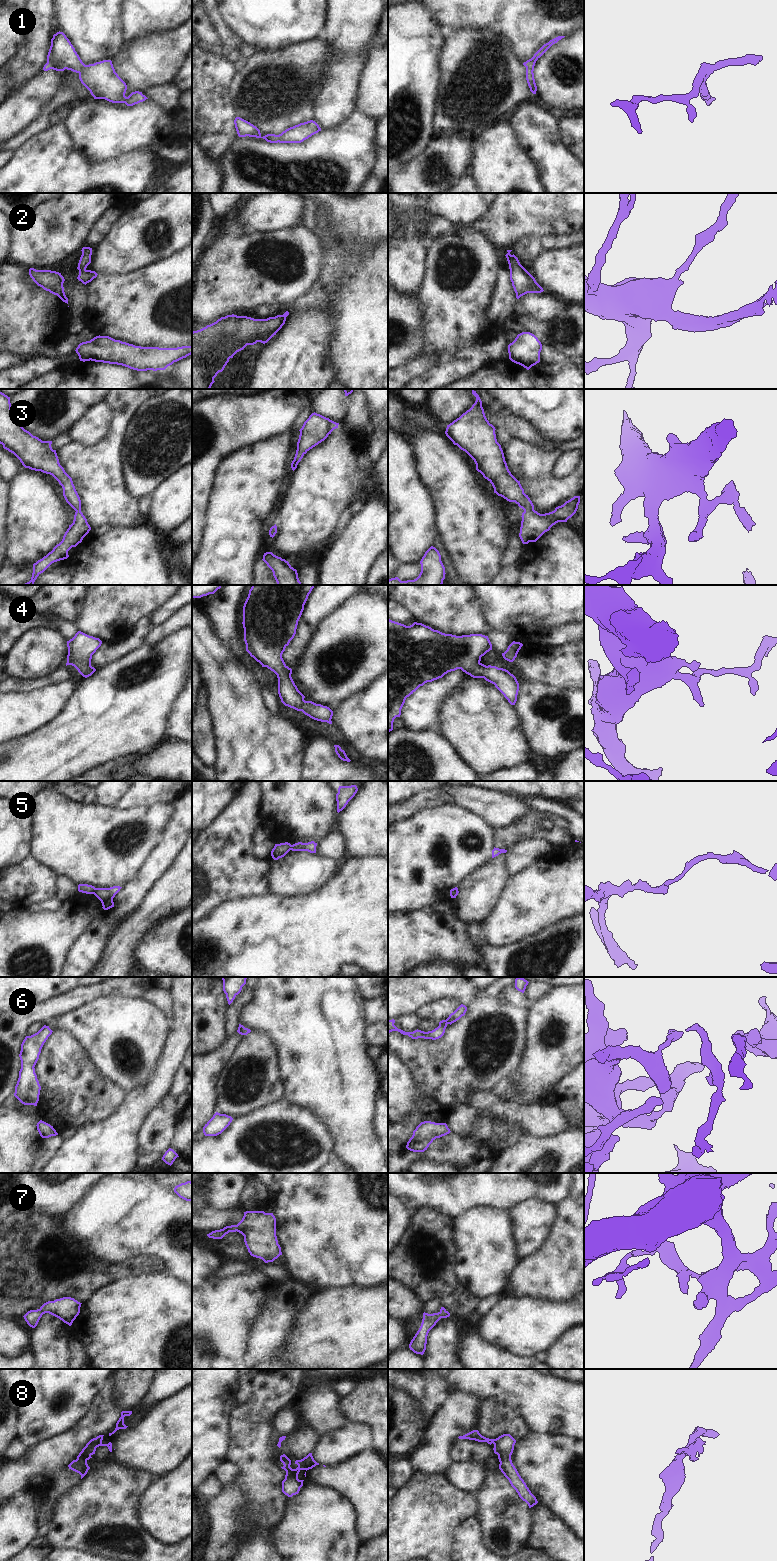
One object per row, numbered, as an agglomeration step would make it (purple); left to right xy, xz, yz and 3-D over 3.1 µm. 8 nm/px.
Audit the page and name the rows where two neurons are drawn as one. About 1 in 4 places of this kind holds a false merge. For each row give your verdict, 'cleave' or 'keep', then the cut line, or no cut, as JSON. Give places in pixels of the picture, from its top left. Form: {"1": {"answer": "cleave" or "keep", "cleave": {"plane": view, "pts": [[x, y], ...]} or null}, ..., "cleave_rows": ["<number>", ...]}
{"1": {"answer": "keep", "cleave": null}, "2": {"answer": "keep", "cleave": null}, "3": {"answer": "keep", "cleave": null}, "4": {"answer": "keep", "cleave": null}, "5": {"answer": "cleave", "cleave": {"plane": "xy", "pts": [[96, 888], [92, 893]]}}, "6": {"answer": "keep", "cleave": null}, "7": {"answer": "keep", "cleave": null}, "8": {"answer": "keep", "cleave": null}, "cleave_rows": ["5"]}

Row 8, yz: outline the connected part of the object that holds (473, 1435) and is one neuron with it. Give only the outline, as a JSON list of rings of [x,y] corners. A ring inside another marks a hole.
[[[473,1430],[463,1436],[459,1436],[458,1438],[487,1442],[490,1445],[493,1443],[494,1453],[498,1455],[500,1462],[499,1469],[509,1480],[511,1486],[516,1490],[519,1497],[528,1504],[529,1508],[538,1503],[536,1497],[531,1493],[512,1463],[511,1455],[513,1453],[516,1440],[510,1434],[503,1434],[496,1439],[489,1439],[482,1436],[478,1430]]]

